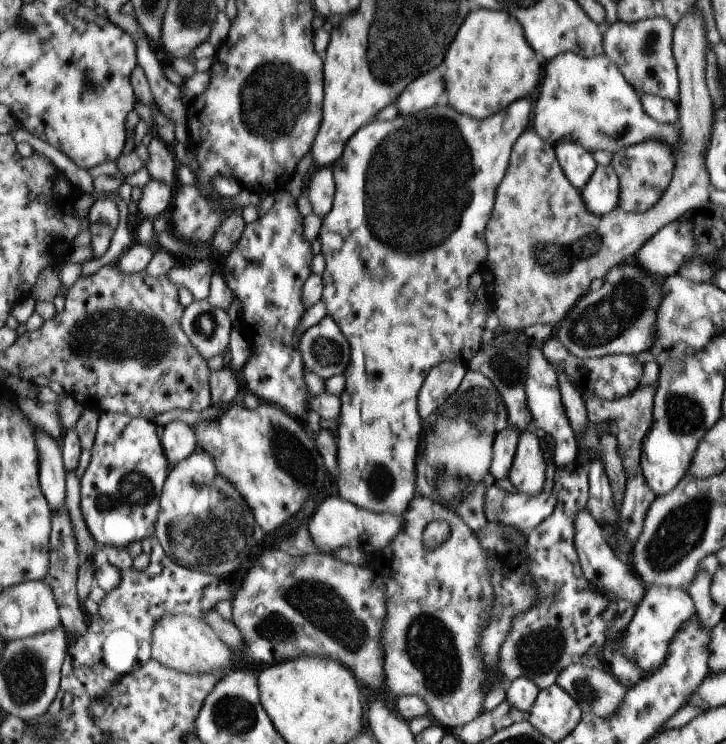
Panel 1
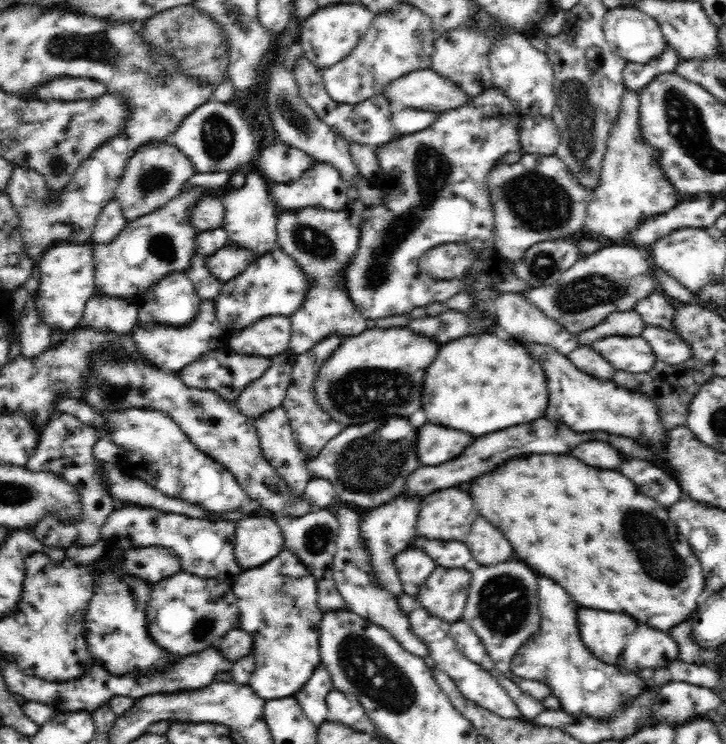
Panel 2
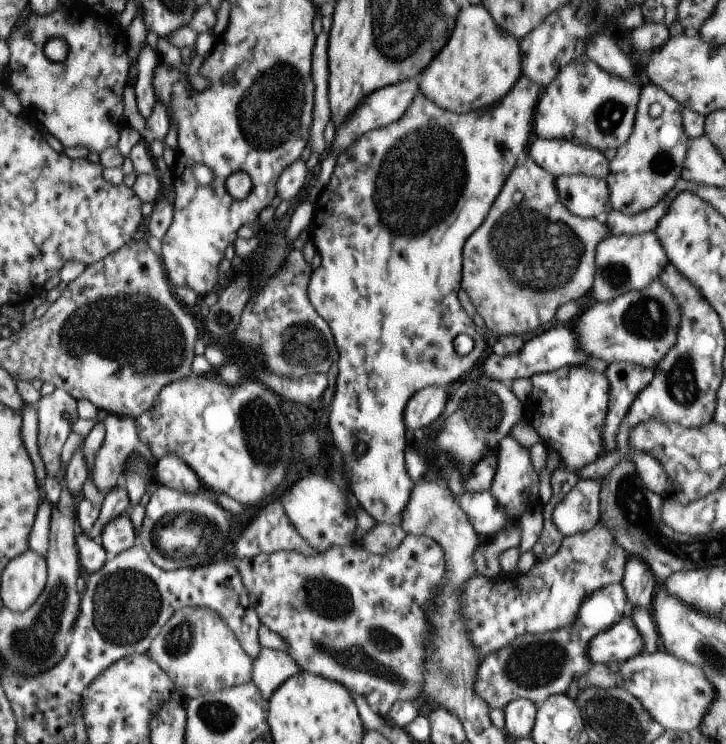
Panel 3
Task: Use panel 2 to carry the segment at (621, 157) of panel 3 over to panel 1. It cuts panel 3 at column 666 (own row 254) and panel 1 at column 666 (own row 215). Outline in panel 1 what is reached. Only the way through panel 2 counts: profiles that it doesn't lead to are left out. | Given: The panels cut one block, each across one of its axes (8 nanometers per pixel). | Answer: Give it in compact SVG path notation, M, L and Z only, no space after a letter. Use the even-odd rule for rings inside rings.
M643 140L620 152L612 153L610 165L615 170L619 185L618 207L625 212L645 212L659 200L672 177L674 149L661 140Z

